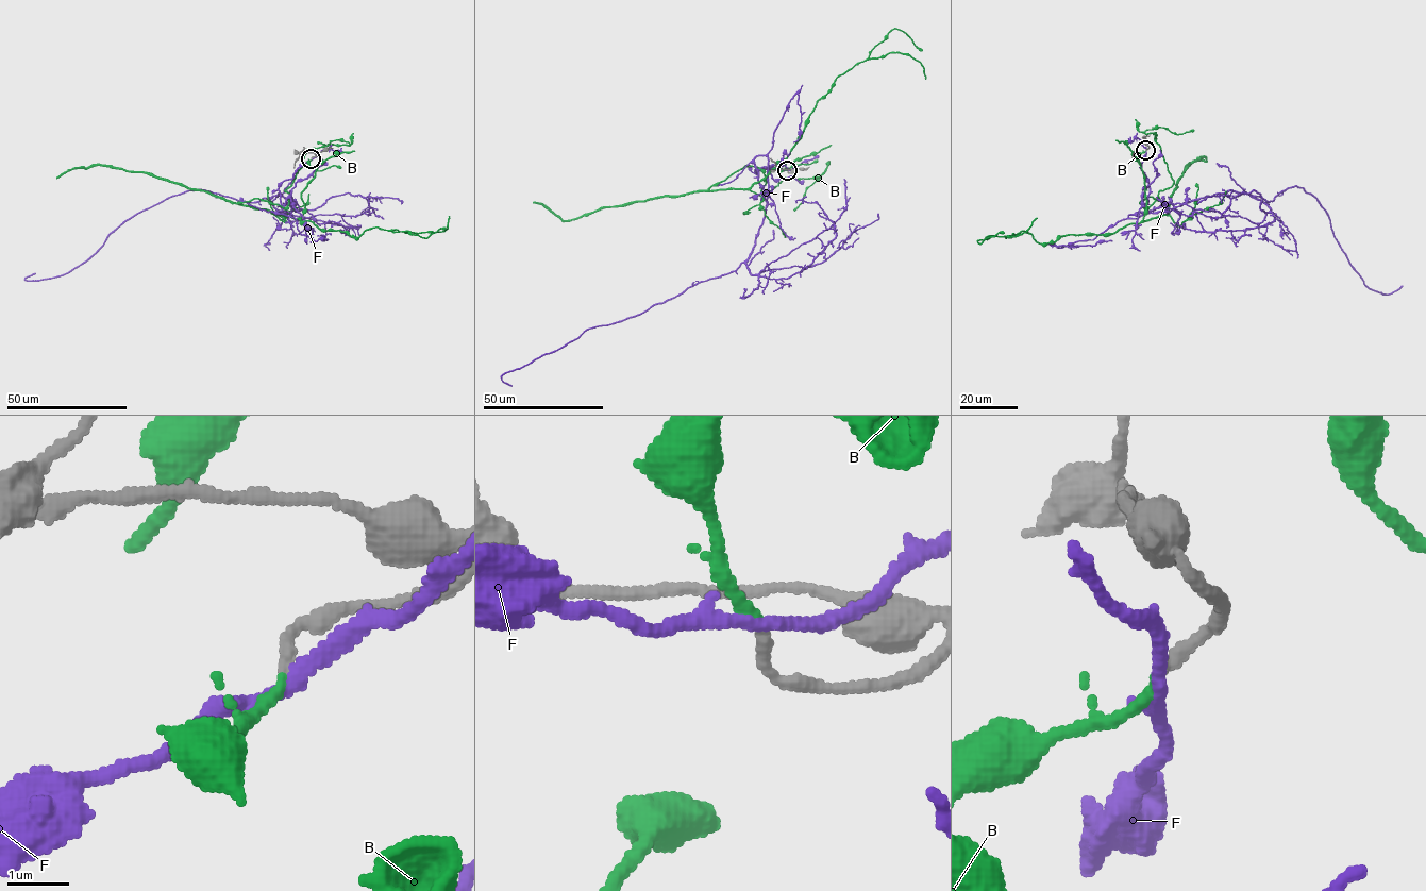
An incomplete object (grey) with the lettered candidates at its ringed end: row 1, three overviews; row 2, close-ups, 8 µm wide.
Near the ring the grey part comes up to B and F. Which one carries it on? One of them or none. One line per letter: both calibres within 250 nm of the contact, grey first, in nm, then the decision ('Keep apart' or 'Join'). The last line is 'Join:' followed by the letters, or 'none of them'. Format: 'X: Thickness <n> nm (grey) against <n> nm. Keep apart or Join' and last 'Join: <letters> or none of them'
B: Thickness 200 nm (grey) against 160 nm. Join
F: Thickness 200 nm (grey) against 200 nm. Keep apart
Join: B

